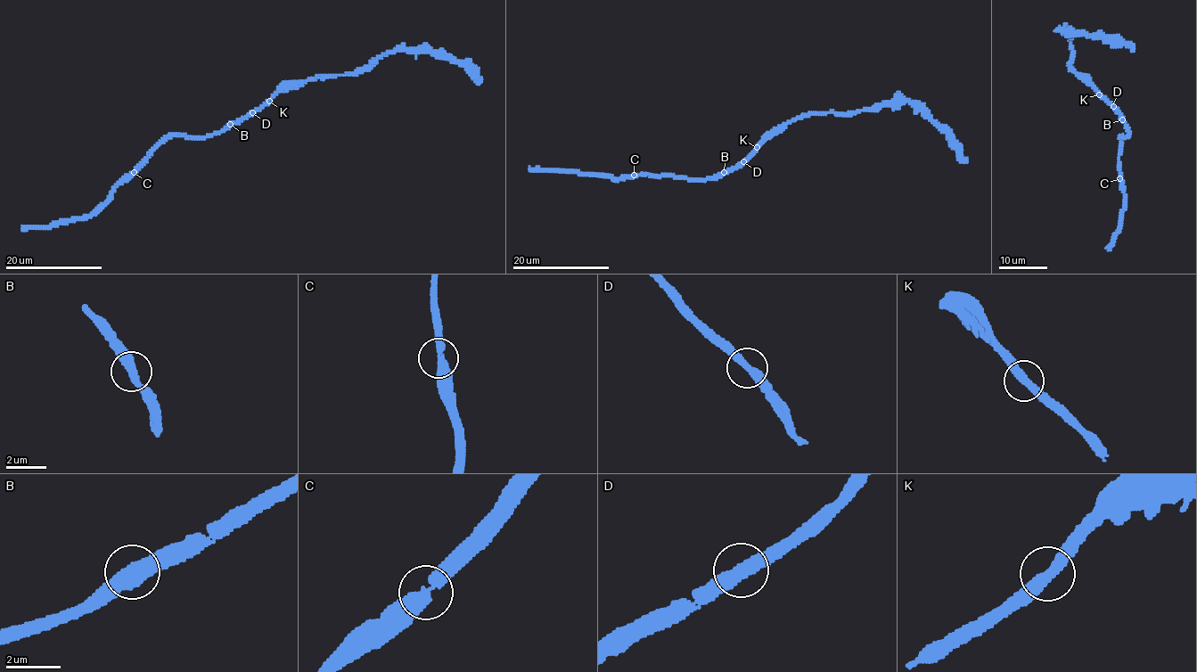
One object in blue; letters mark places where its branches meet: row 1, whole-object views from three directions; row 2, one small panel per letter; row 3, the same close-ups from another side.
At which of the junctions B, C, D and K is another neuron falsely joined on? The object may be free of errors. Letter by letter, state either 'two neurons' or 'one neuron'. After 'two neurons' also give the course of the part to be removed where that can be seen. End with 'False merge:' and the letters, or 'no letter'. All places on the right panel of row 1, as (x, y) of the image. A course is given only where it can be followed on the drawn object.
B: one neuron
C: one neuron
D: one neuron
K: one neuron
False merge: no letter

